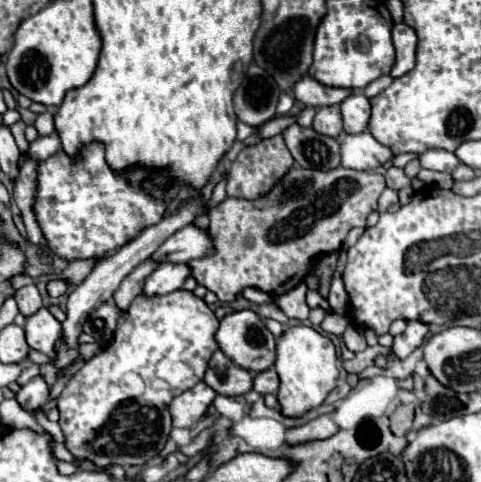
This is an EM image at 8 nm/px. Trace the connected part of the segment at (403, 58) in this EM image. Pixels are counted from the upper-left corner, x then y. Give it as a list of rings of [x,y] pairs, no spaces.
[[[395,23],[391,35],[393,35],[393,45],[395,45],[397,57],[395,57],[395,65],[393,65],[393,69],[391,69],[389,75],[393,79],[397,79],[397,77],[405,75],[407,71],[411,71],[411,67],[415,67],[417,35],[405,23]]]

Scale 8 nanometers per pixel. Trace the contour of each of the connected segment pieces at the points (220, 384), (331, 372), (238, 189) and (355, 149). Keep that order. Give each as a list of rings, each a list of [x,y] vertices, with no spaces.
[[[221,349],[211,355],[205,371],[205,383],[219,395],[243,395],[251,389],[251,371],[235,365]]]
[[[289,327],[277,341],[275,371],[281,379],[281,387],[277,391],[281,413],[285,417],[303,417],[313,407],[319,407],[337,385],[339,371],[335,345],[327,337],[317,333],[313,327]]]
[[[283,135],[261,139],[259,143],[245,147],[237,155],[237,159],[233,161],[231,171],[229,171],[229,179],[227,179],[227,195],[233,197],[233,199],[257,199],[257,197],[263,197],[289,173],[293,163],[295,161],[291,159],[291,153],[285,147]]]
[[[363,131],[359,135],[347,135],[343,139],[343,167],[355,169],[355,171],[371,171],[387,161],[391,161],[395,155],[389,147],[375,141],[375,137],[369,131]]]

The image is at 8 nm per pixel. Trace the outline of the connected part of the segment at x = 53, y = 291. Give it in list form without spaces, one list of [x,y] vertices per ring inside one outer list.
[[[55,277],[55,279],[51,279],[51,281],[47,283],[47,293],[49,293],[51,297],[65,295],[65,293],[69,293],[69,289],[71,289],[71,283],[69,283],[67,279],[59,279],[59,277]]]

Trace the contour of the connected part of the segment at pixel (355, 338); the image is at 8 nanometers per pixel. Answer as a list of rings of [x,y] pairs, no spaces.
[[[349,325],[349,327],[345,329],[343,341],[345,341],[347,349],[353,351],[353,353],[359,353],[359,351],[365,351],[365,349],[367,349],[367,341],[365,341],[363,331],[359,331],[359,329],[353,327],[353,325]]]

